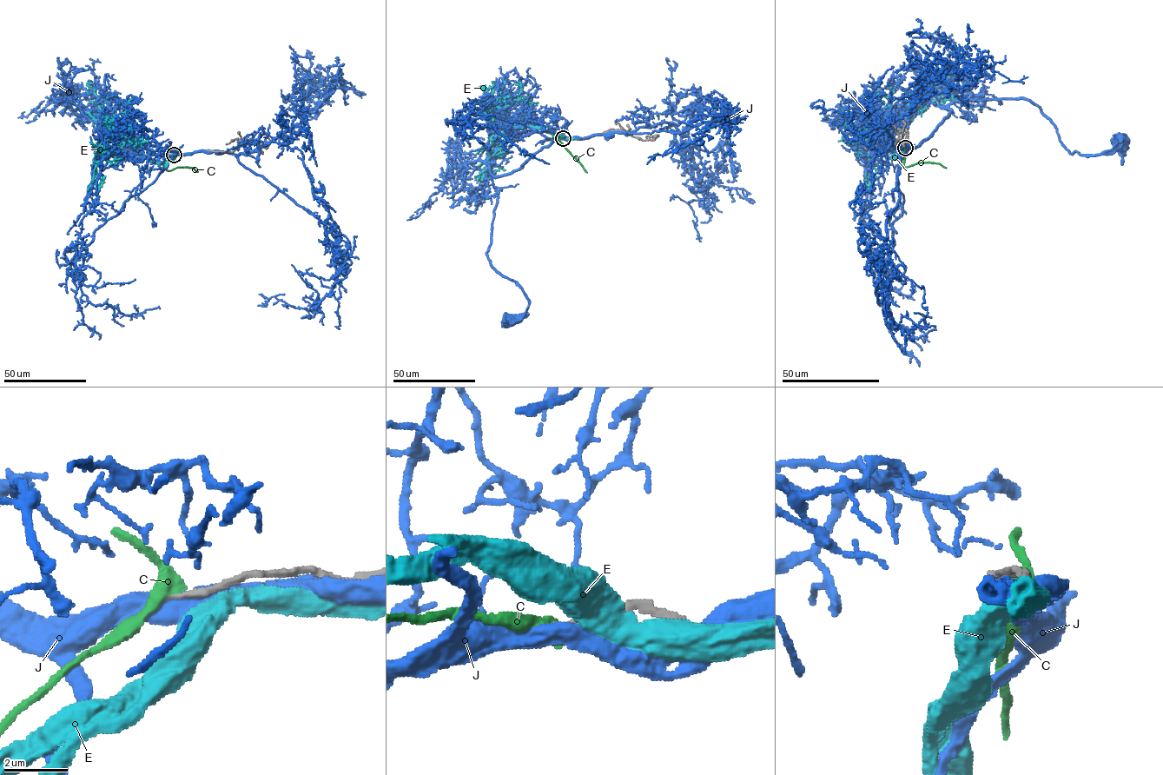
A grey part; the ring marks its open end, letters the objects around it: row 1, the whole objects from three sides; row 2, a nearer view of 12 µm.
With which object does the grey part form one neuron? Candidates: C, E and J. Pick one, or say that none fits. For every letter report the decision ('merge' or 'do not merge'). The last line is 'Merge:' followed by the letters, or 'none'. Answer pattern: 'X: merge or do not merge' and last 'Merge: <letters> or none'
C: merge
E: do not merge
J: do not merge
Merge: C

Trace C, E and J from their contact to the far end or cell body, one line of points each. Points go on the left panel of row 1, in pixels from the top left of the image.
C: (174, 155), (164, 162), (163, 167), (168, 170), (191, 167), (198, 172)
E: (176, 155), (166, 162), (155, 162), (121, 141), (112, 141), (98, 124), (98, 98), (88, 84), (94, 82)
J: (175, 155), (154, 155), (107, 125), (102, 113), (105, 149), (115, 158), (140, 159), (120, 149)

